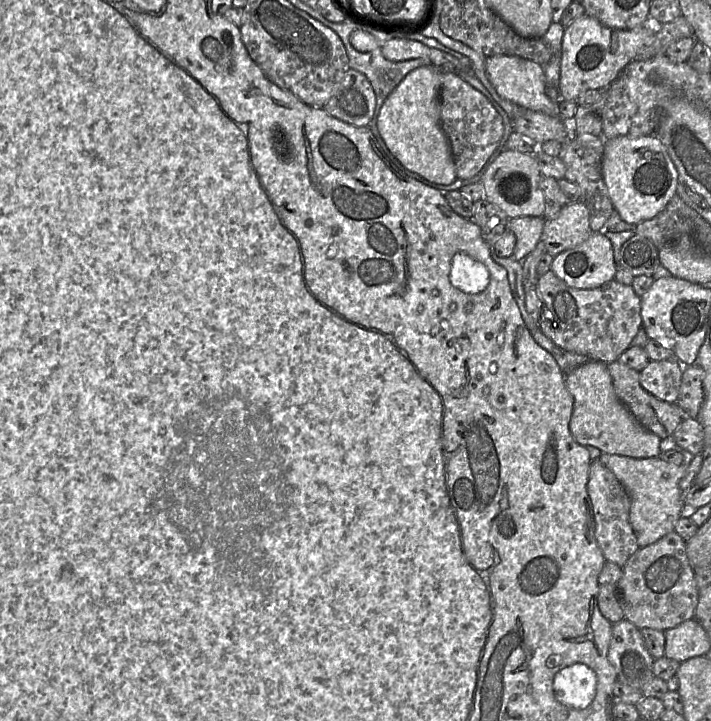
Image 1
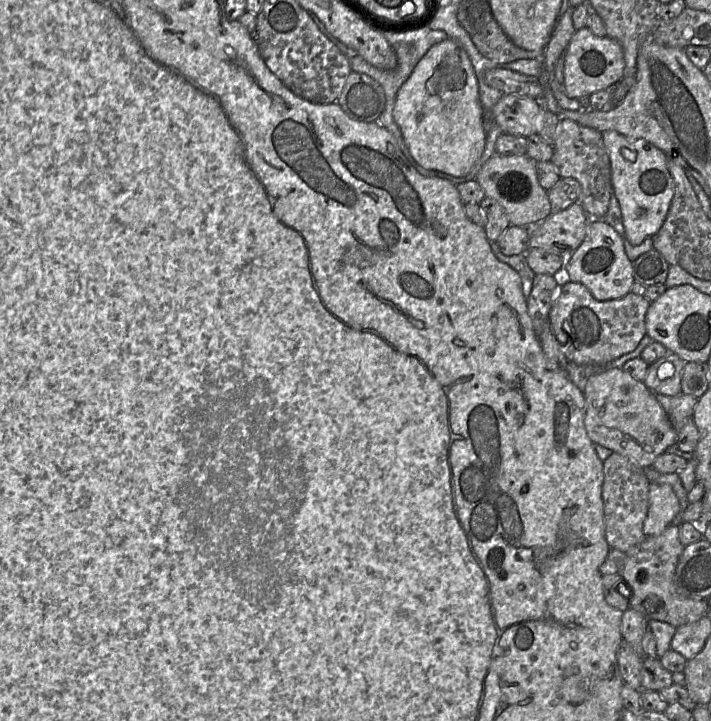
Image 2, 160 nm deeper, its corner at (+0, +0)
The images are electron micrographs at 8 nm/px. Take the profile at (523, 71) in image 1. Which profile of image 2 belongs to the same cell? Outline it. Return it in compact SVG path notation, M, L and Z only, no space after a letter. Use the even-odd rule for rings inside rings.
M611 130L602 132L602 138L610 159L613 195L621 208L624 238L632 245L639 245L658 233L669 211L674 187L668 158L644 139L627 138Z

